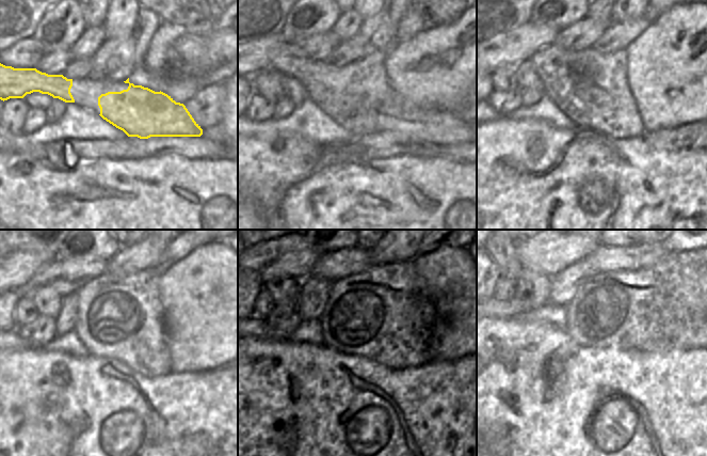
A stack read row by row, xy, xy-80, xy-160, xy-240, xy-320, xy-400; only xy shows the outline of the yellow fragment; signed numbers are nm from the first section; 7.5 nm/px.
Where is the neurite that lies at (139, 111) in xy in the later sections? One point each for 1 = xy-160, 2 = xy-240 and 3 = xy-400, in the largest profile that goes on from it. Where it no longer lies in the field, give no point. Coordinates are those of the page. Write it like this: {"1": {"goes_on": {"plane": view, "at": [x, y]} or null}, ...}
{"1": {"goes_on": {"plane": "xy-160", "at": [623, 121]}}, "2": {"goes_on": {"plane": "xy-240", "at": [144, 356]}}, "3": {"goes_on": {"plane": "xy-400", "at": [610, 337]}}}

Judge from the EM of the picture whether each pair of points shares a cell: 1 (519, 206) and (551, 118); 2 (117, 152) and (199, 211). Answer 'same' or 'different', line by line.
1: different
2: different

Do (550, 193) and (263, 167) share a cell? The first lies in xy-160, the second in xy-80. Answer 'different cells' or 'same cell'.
same cell

